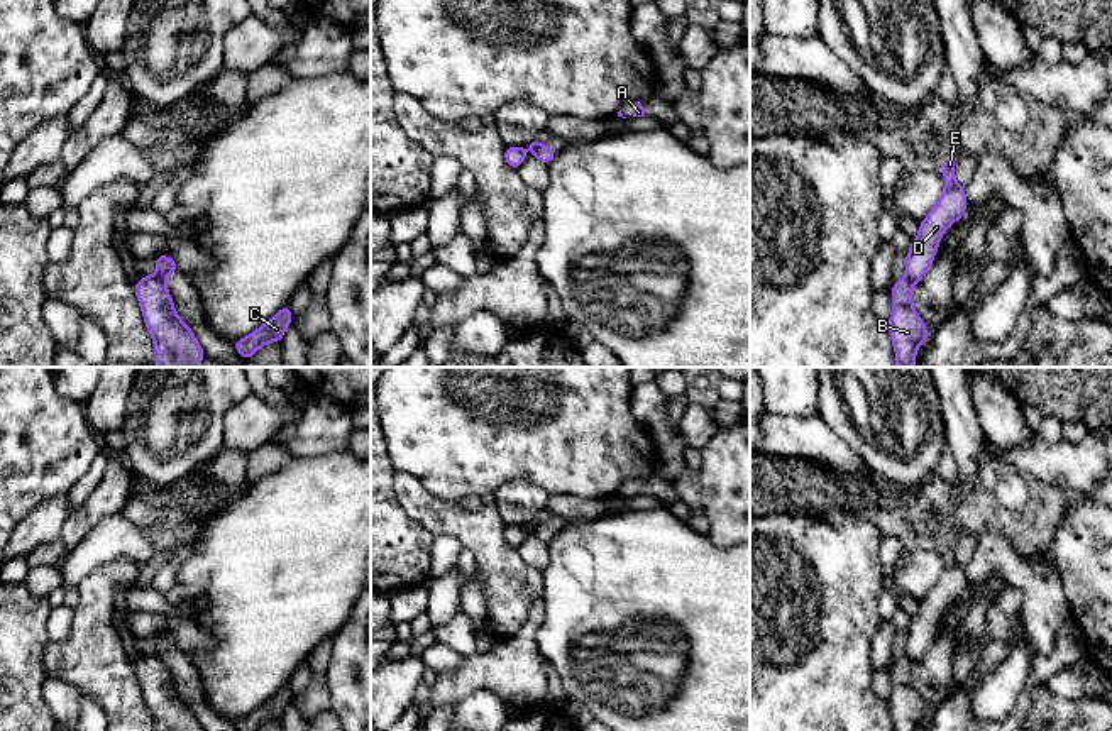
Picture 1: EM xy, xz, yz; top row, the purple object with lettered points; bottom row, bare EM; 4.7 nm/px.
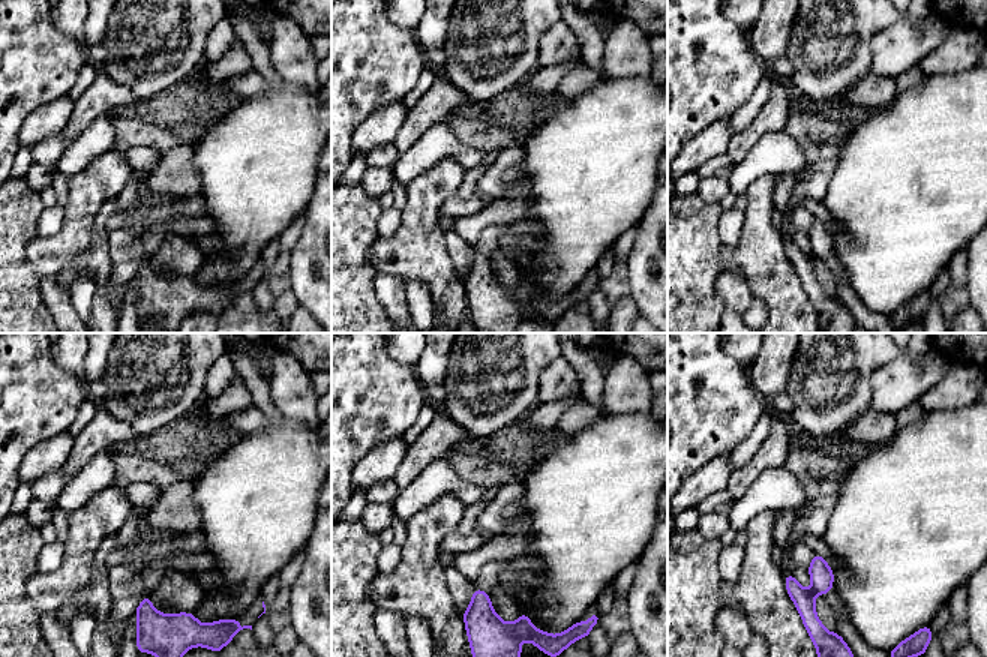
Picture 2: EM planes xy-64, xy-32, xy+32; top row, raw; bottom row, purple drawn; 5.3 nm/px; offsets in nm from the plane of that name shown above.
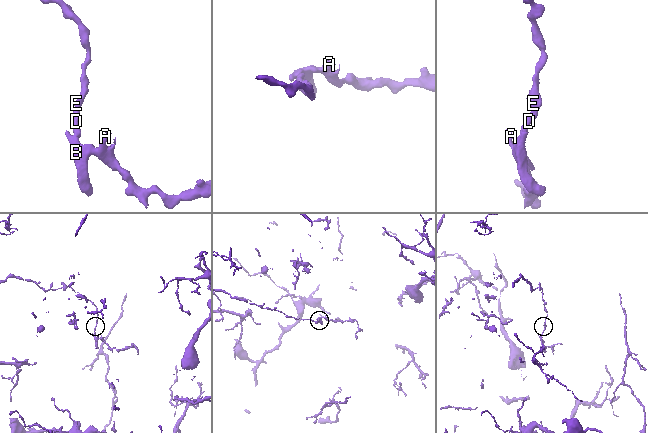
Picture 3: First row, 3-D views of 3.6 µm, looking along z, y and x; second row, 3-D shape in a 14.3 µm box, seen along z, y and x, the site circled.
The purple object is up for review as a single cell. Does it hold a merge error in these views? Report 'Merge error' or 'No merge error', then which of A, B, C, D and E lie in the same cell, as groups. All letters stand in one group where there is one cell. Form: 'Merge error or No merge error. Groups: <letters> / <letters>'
Merge error. Groups: A B C / D E

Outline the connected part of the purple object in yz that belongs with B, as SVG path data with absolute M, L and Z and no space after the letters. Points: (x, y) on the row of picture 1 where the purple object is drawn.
M902 278L894 283L892 315L887 322L897 367L914 367L916 352L928 342L928 330L912 306L912 283Z

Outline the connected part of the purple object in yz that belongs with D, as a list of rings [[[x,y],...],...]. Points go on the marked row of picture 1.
[[[944,159],[941,166],[944,176],[943,195],[936,206],[929,212],[929,215],[921,220],[919,234],[909,247],[906,259],[906,278],[912,284],[921,281],[933,264],[943,234],[958,218],[961,218],[965,210],[968,208],[965,186],[958,184],[955,179],[955,166],[955,159]]]

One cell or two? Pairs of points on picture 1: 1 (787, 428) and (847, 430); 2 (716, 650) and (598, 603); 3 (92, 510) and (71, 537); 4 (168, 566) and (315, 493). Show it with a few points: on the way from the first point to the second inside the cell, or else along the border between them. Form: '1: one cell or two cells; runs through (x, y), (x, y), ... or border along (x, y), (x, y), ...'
1: two cells; border along (818, 413), (843, 440)
2: one cell; runs through (688, 621), (669, 603), (627, 603)
3: one cell; runs through (87, 516), (73, 530)
4: two cells; border along (195, 540), (170, 591)

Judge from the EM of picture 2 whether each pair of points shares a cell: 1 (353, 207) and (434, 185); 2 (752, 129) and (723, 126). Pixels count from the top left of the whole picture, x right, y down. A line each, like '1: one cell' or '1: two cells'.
1: two cells
2: two cells

